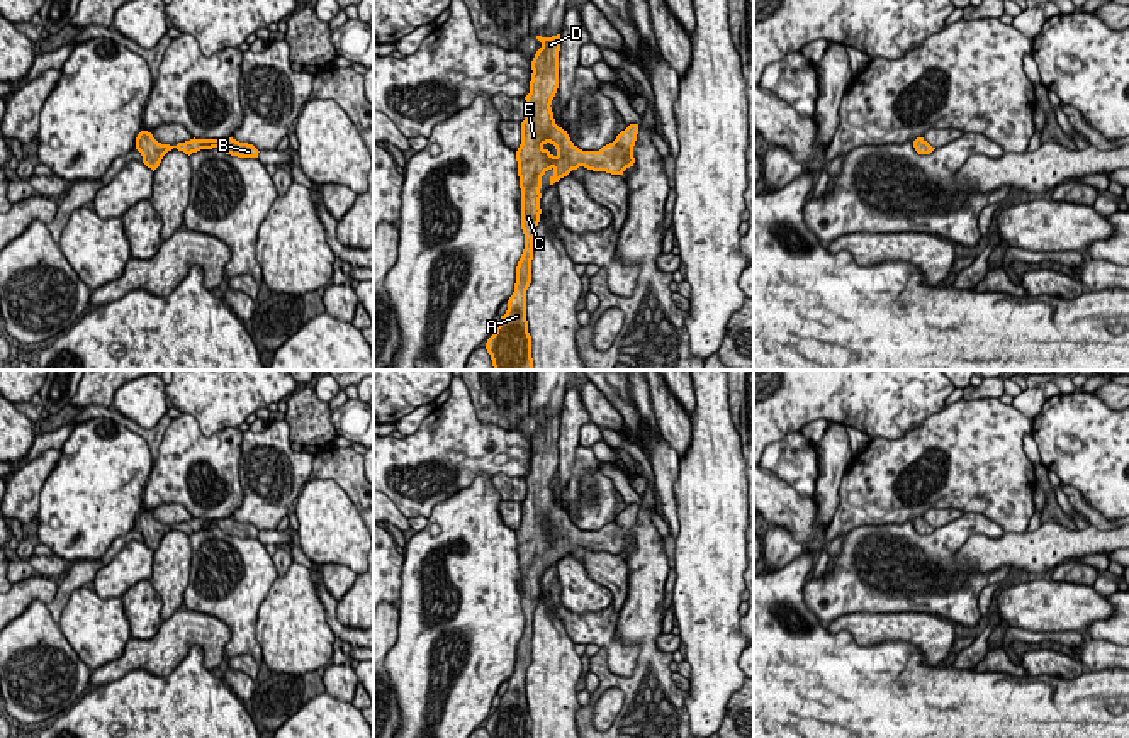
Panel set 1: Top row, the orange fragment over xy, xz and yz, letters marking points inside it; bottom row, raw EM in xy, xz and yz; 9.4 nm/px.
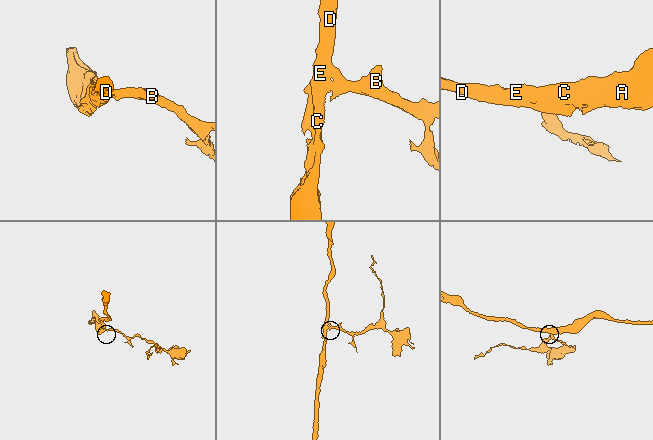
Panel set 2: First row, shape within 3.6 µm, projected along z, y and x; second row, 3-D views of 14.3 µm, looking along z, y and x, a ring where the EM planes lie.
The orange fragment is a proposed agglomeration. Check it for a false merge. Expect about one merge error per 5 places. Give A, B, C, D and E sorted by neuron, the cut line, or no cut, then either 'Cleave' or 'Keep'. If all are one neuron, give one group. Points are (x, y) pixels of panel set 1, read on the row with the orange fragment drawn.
Groups: A B C D E. No split. Keep

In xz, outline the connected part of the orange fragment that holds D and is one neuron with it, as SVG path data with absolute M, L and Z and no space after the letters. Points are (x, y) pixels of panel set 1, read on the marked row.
M560 34L536 36L536 39L542 48L531 61L530 93L525 97L528 110L521 122L521 144L516 151L525 249L516 266L516 283L508 310L486 343L494 370L533 370L526 290L531 283L533 238L542 214L542 176L552 170L550 185L553 185L579 166L623 175L635 163L633 146L638 124L630 124L599 151L579 149L567 131L555 124L550 105L559 88Z

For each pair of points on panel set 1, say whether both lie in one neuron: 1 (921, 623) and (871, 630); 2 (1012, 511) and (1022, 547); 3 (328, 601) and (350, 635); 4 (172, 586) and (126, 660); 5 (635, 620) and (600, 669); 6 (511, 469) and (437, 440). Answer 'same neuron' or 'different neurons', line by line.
1: same neuron
2: different neurons
3: same neuron
4: different neurons
5: same neuron
6: same neuron

